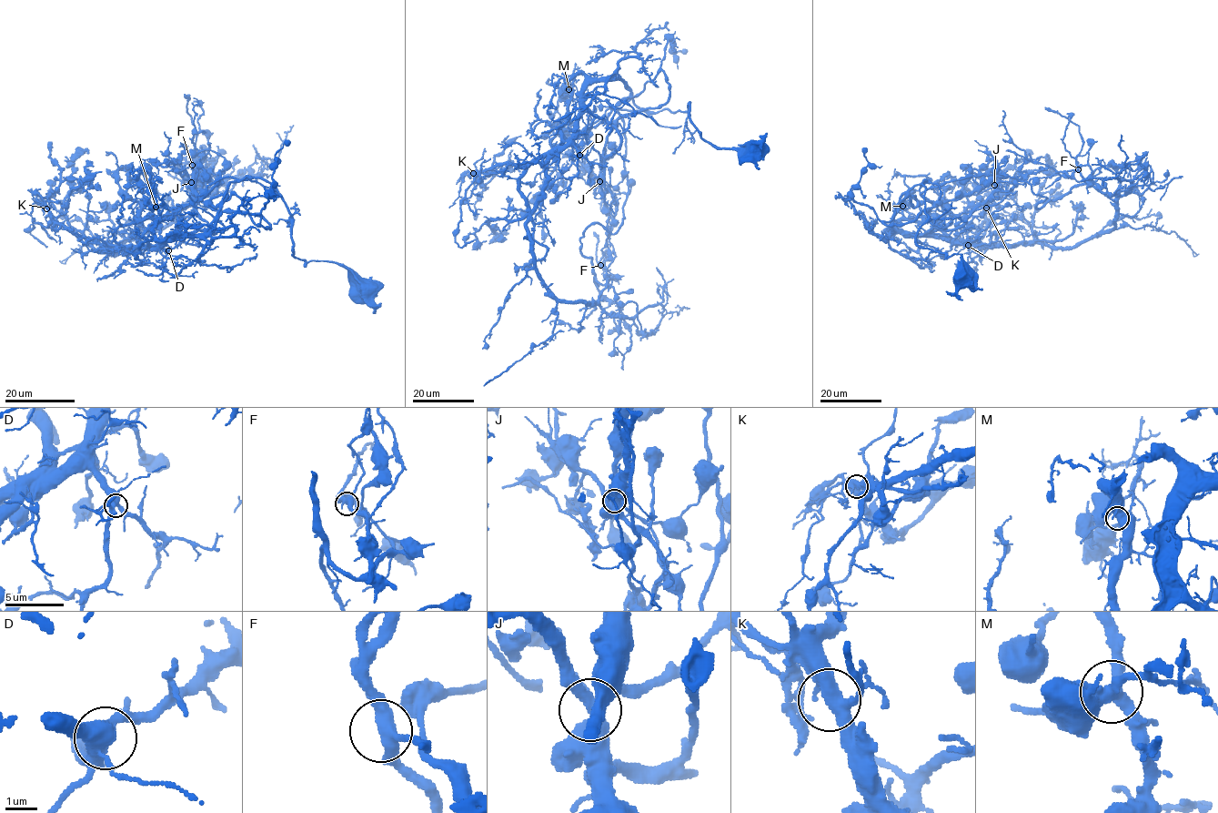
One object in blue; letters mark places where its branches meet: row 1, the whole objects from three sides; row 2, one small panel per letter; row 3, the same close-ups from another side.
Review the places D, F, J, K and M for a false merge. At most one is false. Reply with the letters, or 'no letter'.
K

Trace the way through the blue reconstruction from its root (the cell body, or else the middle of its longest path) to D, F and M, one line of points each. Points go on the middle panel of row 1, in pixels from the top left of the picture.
D: (754, 146), (707, 142), (689, 103), (689, 115), (612, 106), (573, 136), (558, 132), (579, 155)
F: (754, 146), (707, 142), (689, 103), (689, 115), (614, 106), (630, 190), (600, 182), (615, 255), (600, 265)
M: (754, 146), (715, 147), (691, 122), (689, 103), (689, 115), (648, 111), (616, 77), (577, 74), (568, 89)

